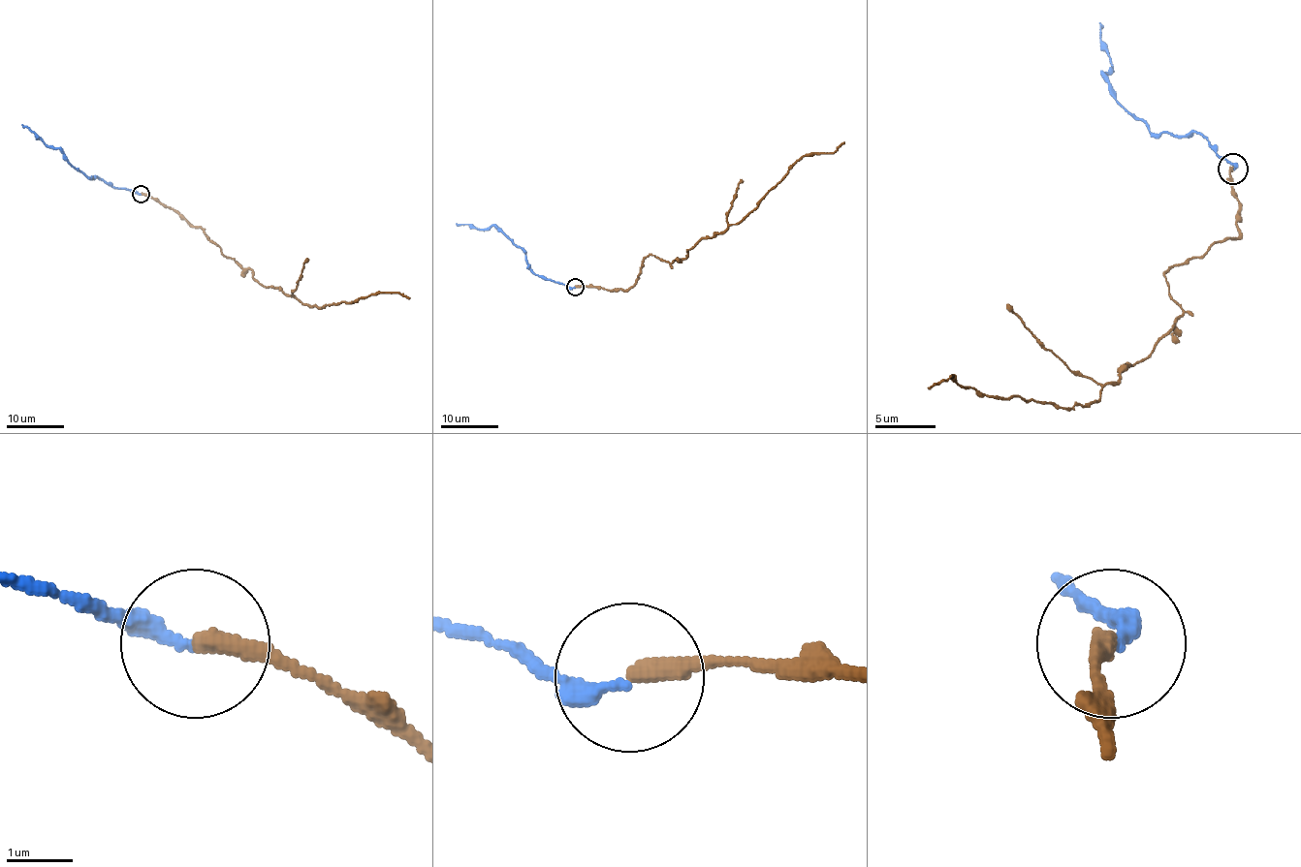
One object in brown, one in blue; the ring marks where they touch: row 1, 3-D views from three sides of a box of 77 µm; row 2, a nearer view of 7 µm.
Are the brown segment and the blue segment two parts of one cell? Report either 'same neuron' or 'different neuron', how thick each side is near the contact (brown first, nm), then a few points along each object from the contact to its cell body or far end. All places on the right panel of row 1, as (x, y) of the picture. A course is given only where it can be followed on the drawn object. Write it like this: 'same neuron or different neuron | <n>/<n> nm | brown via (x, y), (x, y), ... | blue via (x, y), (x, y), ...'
same neuron | 320/240 nm | brown via (1232, 170), (1238, 236), (1165, 276), (1183, 312), (1094, 400), (1062, 407), (989, 397), (952, 376), (928, 388) | blue via (1235, 170), (1198, 133), (1153, 133), (1113, 97), (1104, 72), (1110, 66), (1098, 23)

